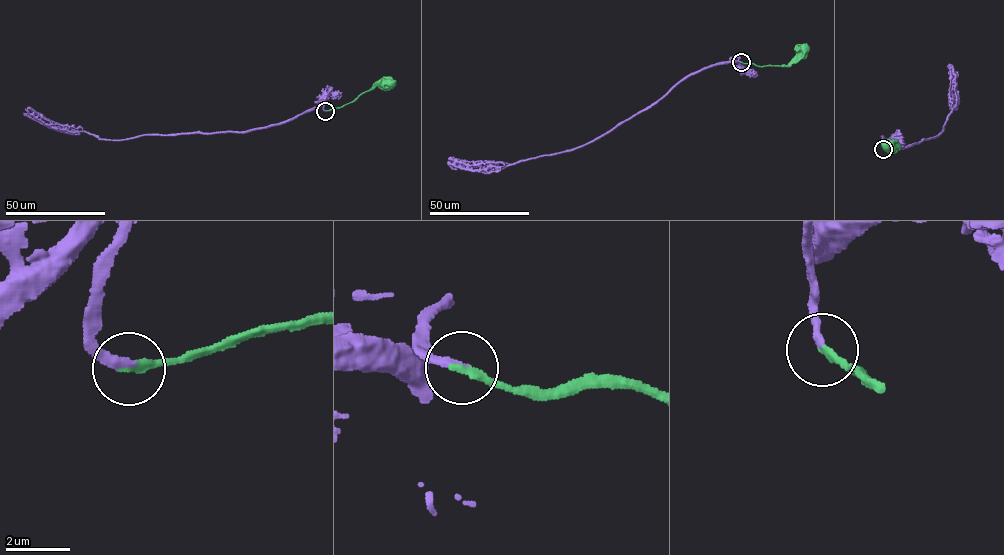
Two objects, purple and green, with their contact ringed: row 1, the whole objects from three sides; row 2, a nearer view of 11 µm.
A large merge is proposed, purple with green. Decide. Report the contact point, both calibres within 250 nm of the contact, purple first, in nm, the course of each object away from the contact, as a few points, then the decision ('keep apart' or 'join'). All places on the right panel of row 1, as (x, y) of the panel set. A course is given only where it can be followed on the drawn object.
place (883, 149); calibres 280 and 240 nm; course purple (883, 149), (881, 136), (882, 145), (899, 148), (942, 131), (952, 110), (949, 89), (955, 71); course green (883, 149), (892, 153), (899, 146), (892, 142), (885, 145); join

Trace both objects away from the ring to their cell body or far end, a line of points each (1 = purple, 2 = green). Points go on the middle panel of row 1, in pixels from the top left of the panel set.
1: (741, 62), (731, 57), (688, 75), (649, 106), (572, 149), (511, 164), (451, 166)
2: (741, 62), (784, 66), (804, 47)

